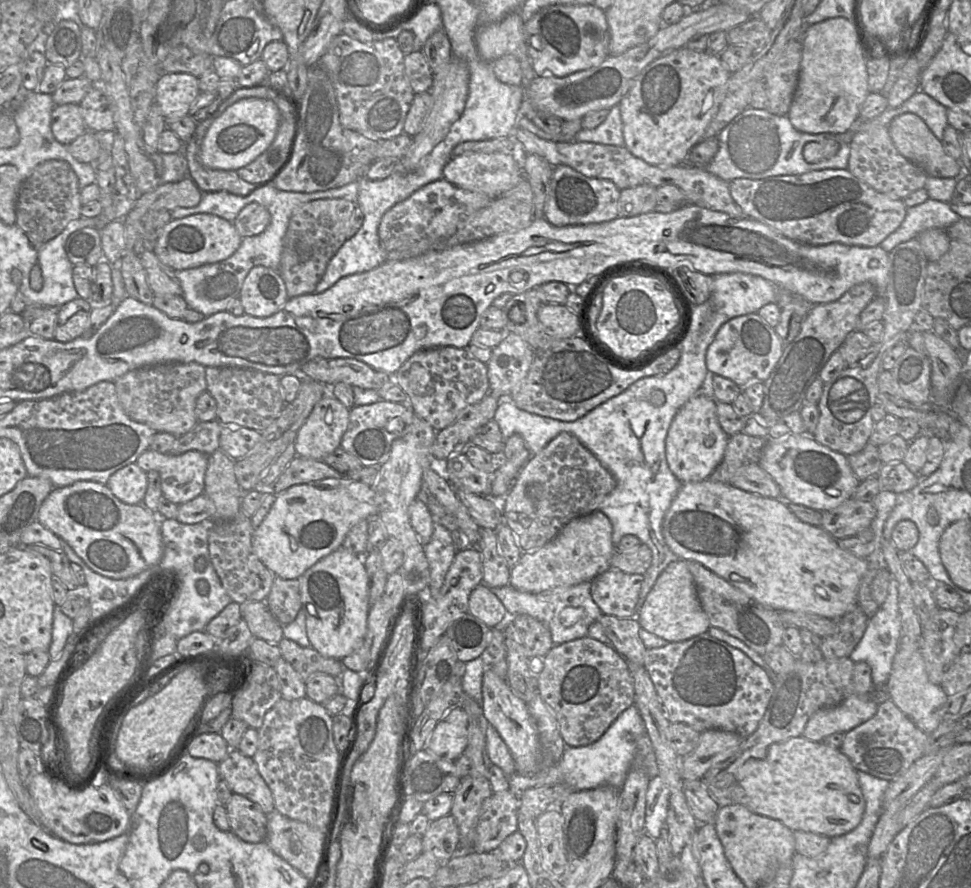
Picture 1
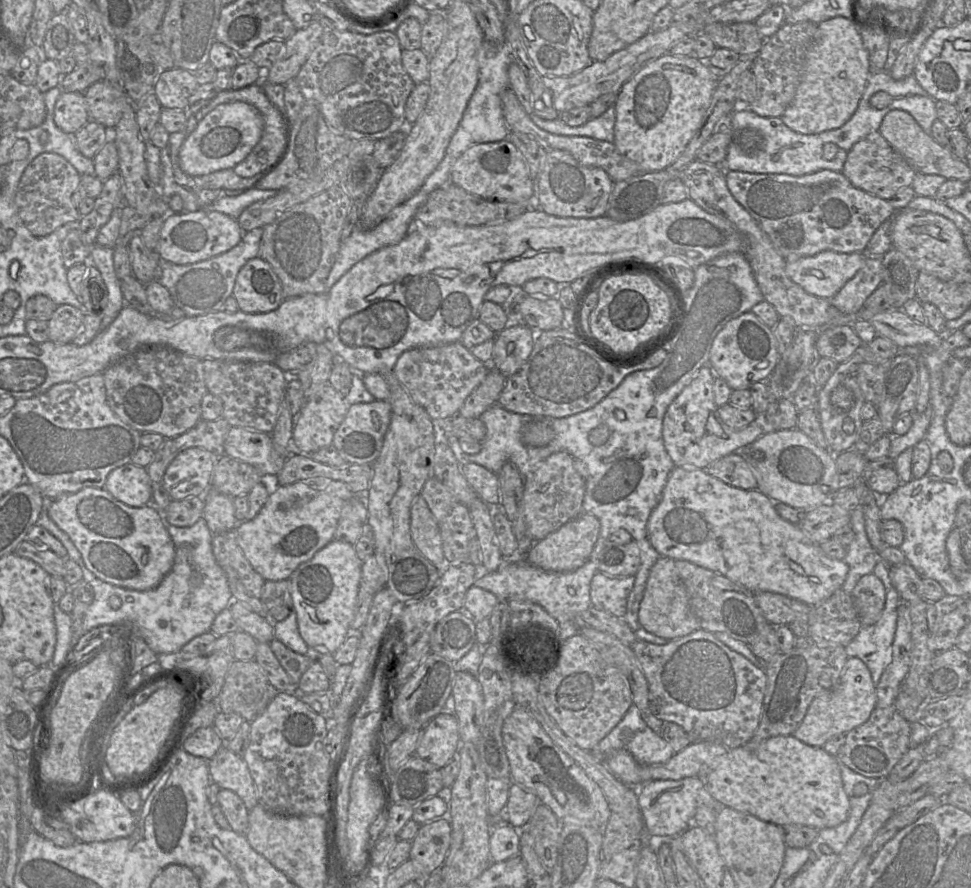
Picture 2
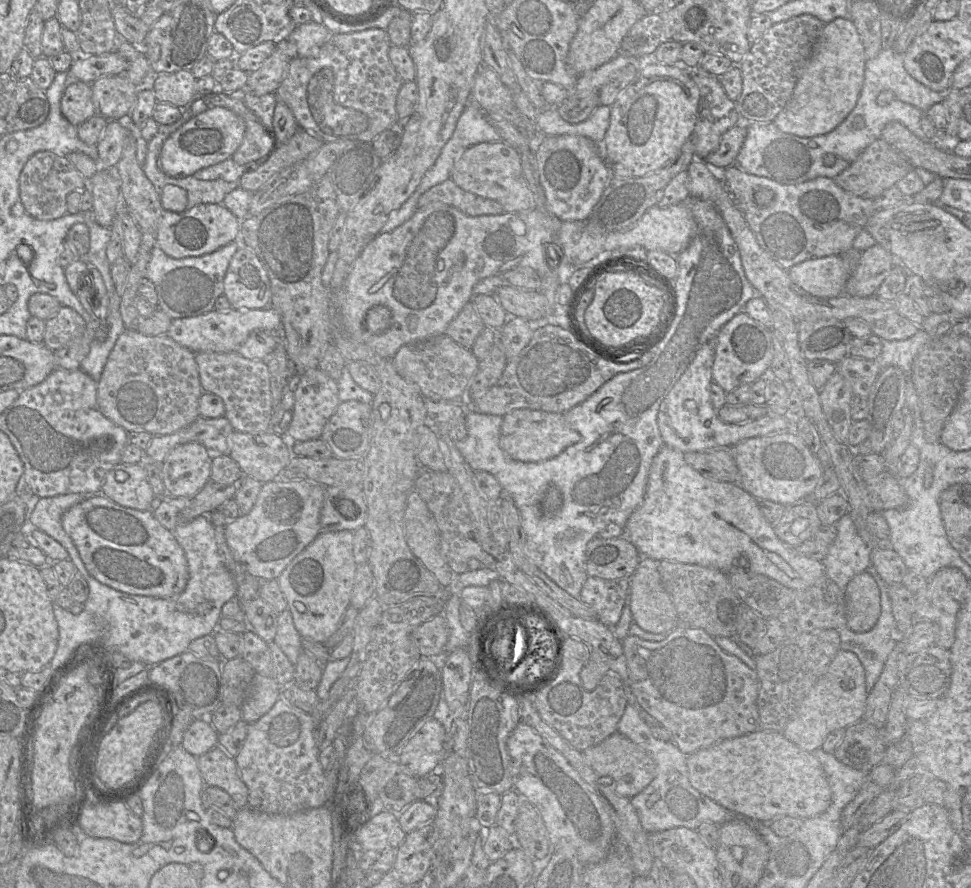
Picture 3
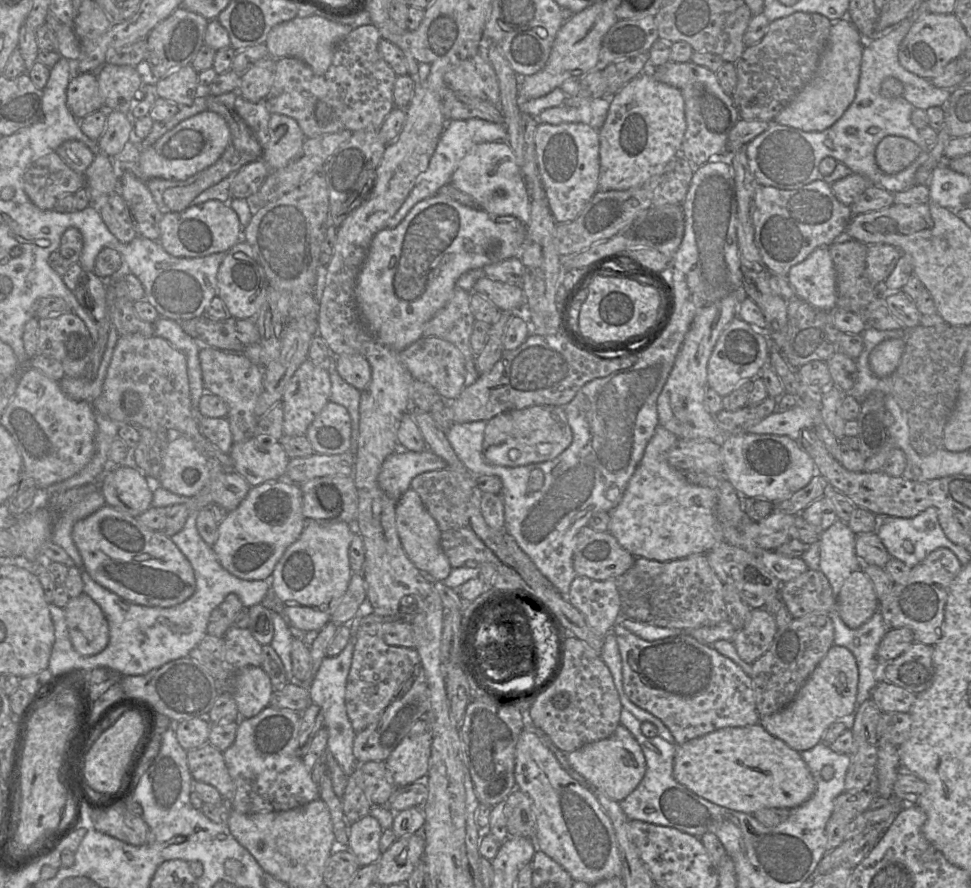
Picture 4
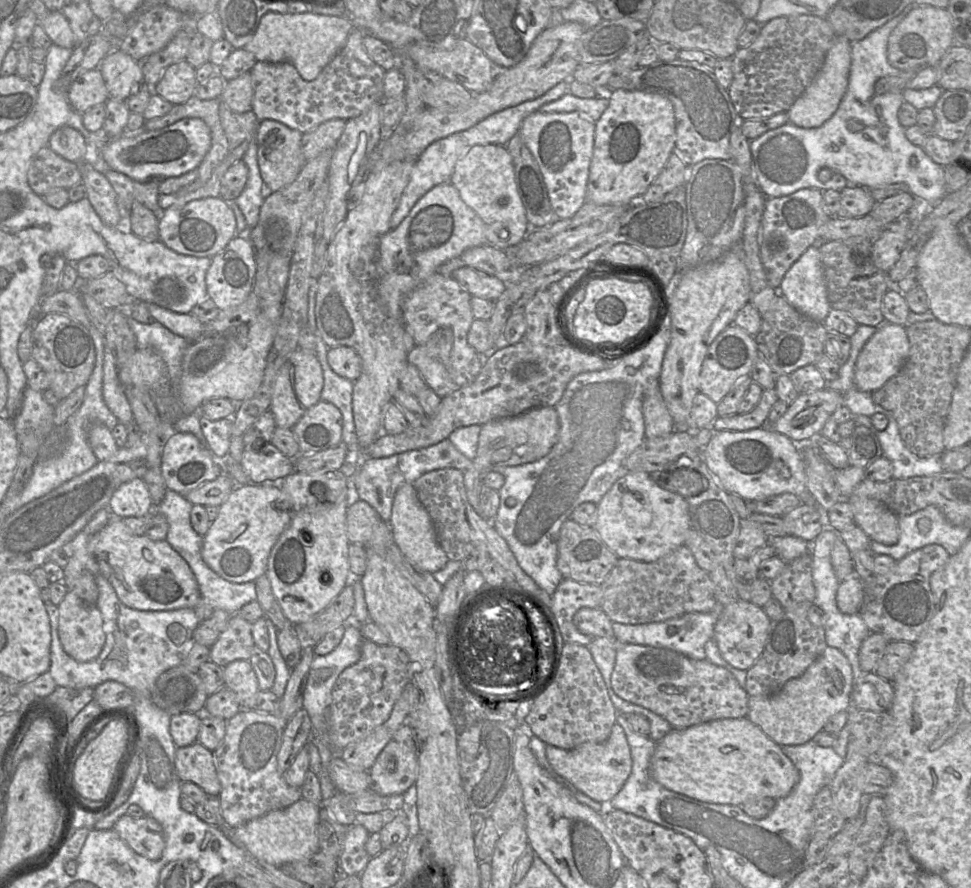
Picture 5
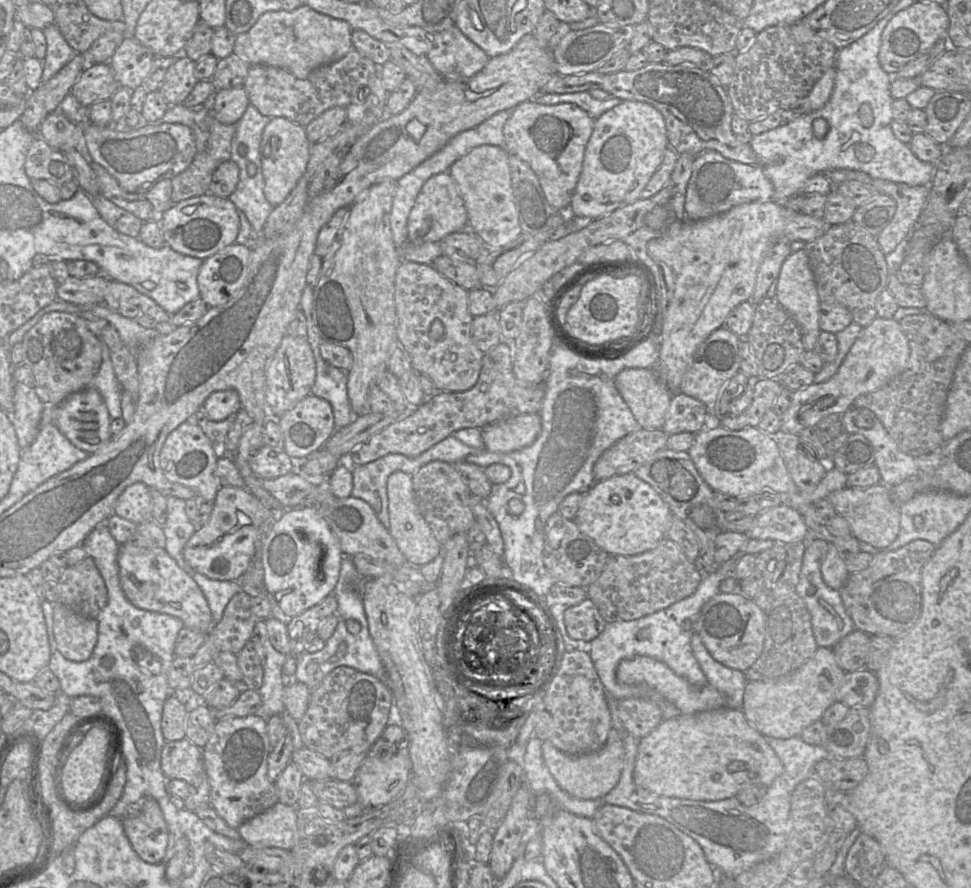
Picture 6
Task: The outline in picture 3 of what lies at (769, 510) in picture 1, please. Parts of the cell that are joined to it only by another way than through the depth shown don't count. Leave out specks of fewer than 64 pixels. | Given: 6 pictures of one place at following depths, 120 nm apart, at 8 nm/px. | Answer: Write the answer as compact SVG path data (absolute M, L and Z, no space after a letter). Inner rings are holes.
M663 444L654 457L648 476L643 502L629 516L624 535L643 556L654 560L667 560L728 572L738 559L748 561L749 569L764 575L781 585L803 590L812 586L825 575L822 561L808 558L795 551L794 547L781 541L774 529L761 513L757 499L739 484L709 479L688 465L684 453Z

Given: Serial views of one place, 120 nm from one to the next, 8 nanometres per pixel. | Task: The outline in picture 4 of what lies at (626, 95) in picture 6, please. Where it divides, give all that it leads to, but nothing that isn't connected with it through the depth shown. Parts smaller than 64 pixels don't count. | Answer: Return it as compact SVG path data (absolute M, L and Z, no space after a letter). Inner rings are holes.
M668 61L645 72L651 73L656 81L679 89L683 96L686 131L680 154L692 165L699 167L711 157L724 153L728 134L740 117L732 96L723 91L716 73L692 61L685 63Z

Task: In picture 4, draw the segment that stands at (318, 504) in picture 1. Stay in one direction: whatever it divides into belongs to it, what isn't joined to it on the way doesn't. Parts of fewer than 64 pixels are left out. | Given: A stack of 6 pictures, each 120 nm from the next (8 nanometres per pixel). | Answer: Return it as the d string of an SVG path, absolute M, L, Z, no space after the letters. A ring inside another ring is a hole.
M283 481L265 482L258 486L252 486L249 492L247 493L246 497L239 504L239 506L232 511L229 511L226 518L221 523L218 524L218 539L212 548L220 564L231 574L245 580L268 580L269 581L271 579L273 570L277 562L280 560L280 558L282 557L286 549L298 539L304 527L305 527L305 518L303 515L303 497L302 497L302 492L299 484L293 482L283 482Z

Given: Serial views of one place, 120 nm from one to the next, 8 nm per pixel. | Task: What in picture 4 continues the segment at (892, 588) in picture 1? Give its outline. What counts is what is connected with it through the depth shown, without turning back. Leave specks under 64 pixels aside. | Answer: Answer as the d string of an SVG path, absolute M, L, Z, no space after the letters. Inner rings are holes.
M837 608L827 616L834 626L834 645L850 650L858 666L857 710L864 701L871 698L871 690L881 677L883 664L877 658L877 649L888 629L879 608L866 623L857 629L849 628L842 621Z

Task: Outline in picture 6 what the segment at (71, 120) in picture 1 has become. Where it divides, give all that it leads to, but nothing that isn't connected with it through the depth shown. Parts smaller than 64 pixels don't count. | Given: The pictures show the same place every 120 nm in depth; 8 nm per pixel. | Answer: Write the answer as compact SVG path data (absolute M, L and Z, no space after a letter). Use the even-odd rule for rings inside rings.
M109 63L87 64L71 89L71 96L84 107L109 100L119 87Z

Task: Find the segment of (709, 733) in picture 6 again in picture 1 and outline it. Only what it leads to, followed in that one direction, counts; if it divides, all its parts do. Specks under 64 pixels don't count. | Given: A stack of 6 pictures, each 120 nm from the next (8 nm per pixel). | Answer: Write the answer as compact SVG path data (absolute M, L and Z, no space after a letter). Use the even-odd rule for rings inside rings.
M804 736L792 737L769 746L763 759L748 759L736 772L732 804L742 804L752 812L777 819L792 831L803 830L829 838L844 835L855 829L865 811L865 799L858 782L857 770L839 749L823 741L812 741Z

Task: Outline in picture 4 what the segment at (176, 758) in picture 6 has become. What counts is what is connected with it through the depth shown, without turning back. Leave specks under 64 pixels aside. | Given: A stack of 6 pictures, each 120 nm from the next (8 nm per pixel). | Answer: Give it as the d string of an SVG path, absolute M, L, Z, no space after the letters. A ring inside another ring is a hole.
M209 743L187 751L189 771L195 782L213 786L230 803L235 795L235 785L226 767L223 753Z

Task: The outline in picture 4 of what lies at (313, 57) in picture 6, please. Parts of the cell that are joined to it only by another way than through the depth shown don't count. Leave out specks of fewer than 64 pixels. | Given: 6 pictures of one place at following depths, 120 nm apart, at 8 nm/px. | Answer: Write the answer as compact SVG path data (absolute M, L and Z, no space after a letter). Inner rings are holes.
M311 15L308 17L295 17L274 26L269 32L265 45L269 56L274 59L282 57L294 57L305 62L312 71L318 75L324 75L329 69L336 45L346 37L354 28L328 20L322 16Z

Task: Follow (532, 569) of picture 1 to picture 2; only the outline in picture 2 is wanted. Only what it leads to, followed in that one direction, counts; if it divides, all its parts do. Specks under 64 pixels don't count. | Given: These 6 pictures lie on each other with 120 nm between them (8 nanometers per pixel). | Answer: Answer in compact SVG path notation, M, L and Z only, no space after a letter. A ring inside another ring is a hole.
M581 513L544 539L534 542L527 551L525 560L546 571L569 572L576 570L591 558L599 532L600 522L598 518L592 514Z

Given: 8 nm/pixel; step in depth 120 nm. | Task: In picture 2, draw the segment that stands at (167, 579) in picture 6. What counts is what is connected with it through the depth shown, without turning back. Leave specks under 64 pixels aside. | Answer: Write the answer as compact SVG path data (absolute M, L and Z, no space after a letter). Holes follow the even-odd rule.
M87 487L48 500L46 510L53 522L69 536L85 566L105 582L128 589L148 590L156 587L173 566L174 543L165 527L162 511L151 502L143 507L131 507L114 498L105 488Z

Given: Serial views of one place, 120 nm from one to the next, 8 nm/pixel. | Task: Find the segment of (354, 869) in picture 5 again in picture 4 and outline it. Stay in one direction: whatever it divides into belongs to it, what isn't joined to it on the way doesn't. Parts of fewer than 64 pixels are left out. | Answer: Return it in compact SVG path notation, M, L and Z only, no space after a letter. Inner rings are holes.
M371 815L349 824L348 849L356 857L360 867L379 860L382 854L379 849L382 832L379 822Z

